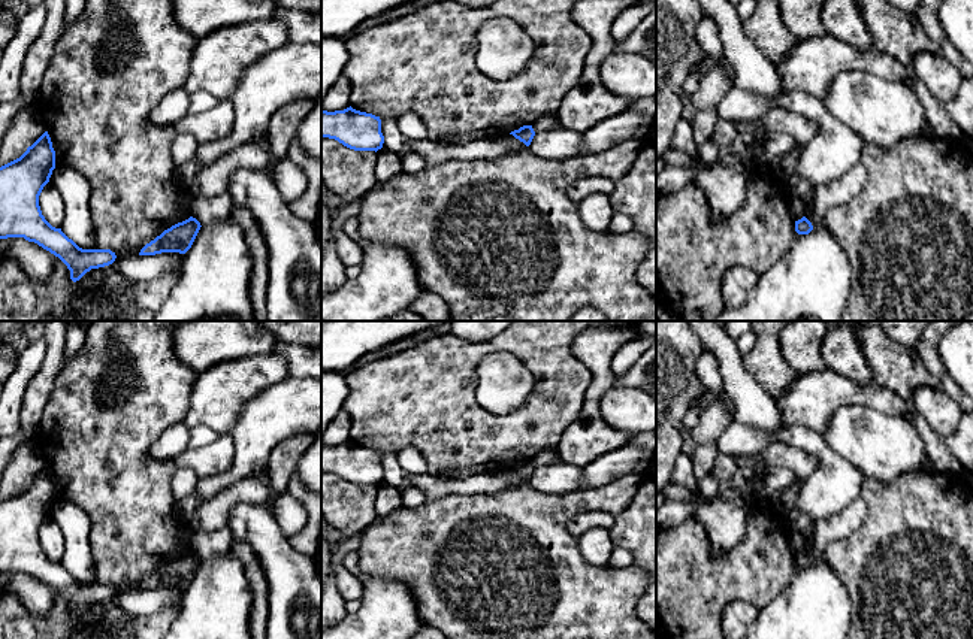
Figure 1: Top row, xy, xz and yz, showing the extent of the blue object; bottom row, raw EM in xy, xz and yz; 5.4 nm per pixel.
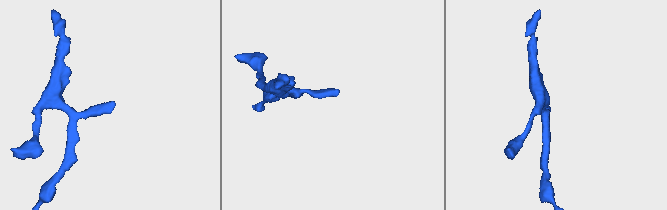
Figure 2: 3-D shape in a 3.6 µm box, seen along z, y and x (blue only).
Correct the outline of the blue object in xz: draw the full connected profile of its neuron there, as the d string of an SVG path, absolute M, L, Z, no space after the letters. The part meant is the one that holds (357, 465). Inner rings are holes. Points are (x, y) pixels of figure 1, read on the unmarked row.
M351 440L344 445L321 443L321 472L335 473L354 485L378 485L383 482L381 454Z

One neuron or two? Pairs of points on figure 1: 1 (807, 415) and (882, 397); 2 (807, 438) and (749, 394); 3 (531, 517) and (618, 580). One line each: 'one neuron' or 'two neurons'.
1: one neuron
2: two neurons
3: one neuron

